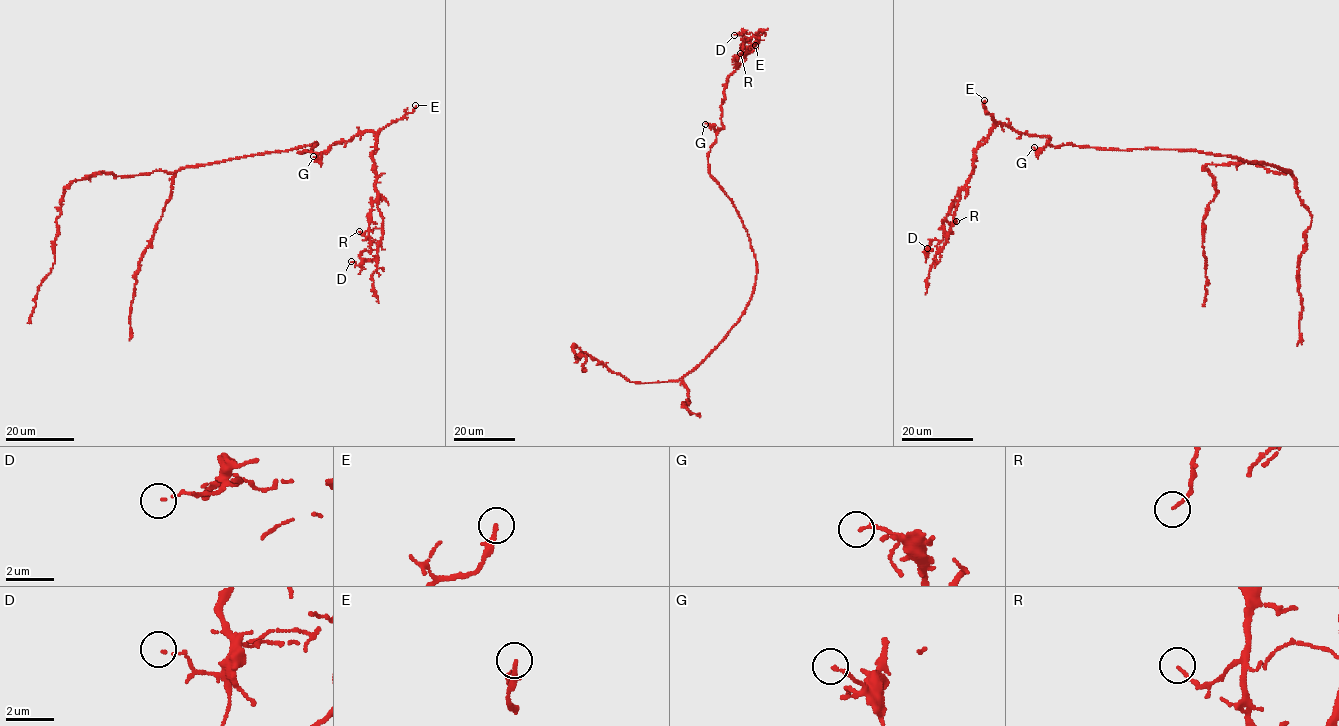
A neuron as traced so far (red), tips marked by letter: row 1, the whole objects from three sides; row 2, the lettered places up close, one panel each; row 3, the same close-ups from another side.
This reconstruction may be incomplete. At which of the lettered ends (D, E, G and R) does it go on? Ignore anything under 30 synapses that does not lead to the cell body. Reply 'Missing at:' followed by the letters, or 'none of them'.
Missing at: E

